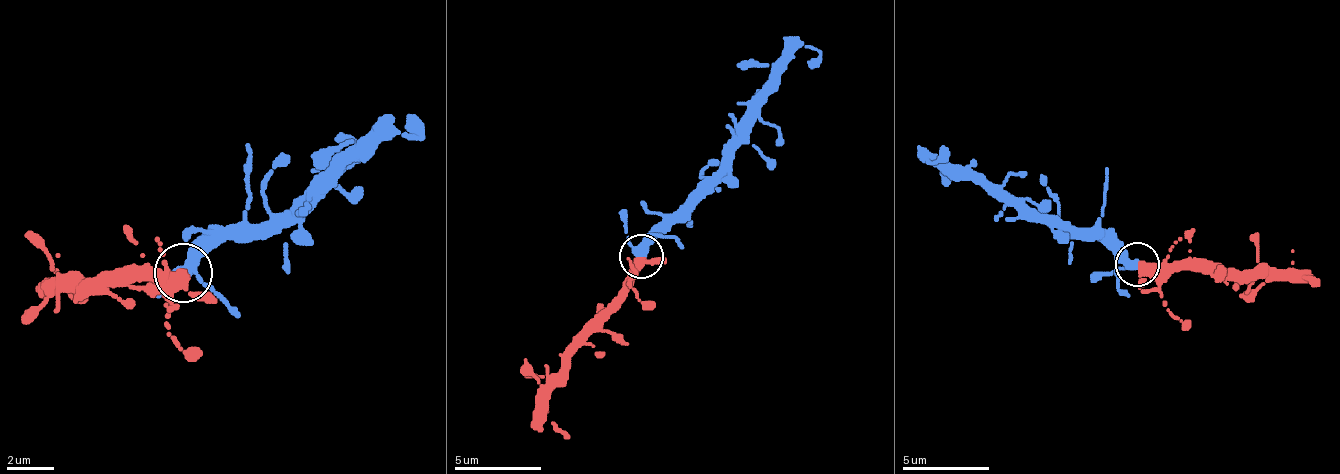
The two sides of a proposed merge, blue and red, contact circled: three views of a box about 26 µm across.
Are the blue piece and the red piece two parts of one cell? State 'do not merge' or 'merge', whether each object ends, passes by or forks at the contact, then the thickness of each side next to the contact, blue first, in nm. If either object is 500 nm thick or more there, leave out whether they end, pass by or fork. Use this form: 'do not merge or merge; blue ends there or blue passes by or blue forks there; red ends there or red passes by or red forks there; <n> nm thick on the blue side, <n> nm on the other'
merge; blue passes by; red passes by; 360 nm thick on the blue side, 360 nm on the other

